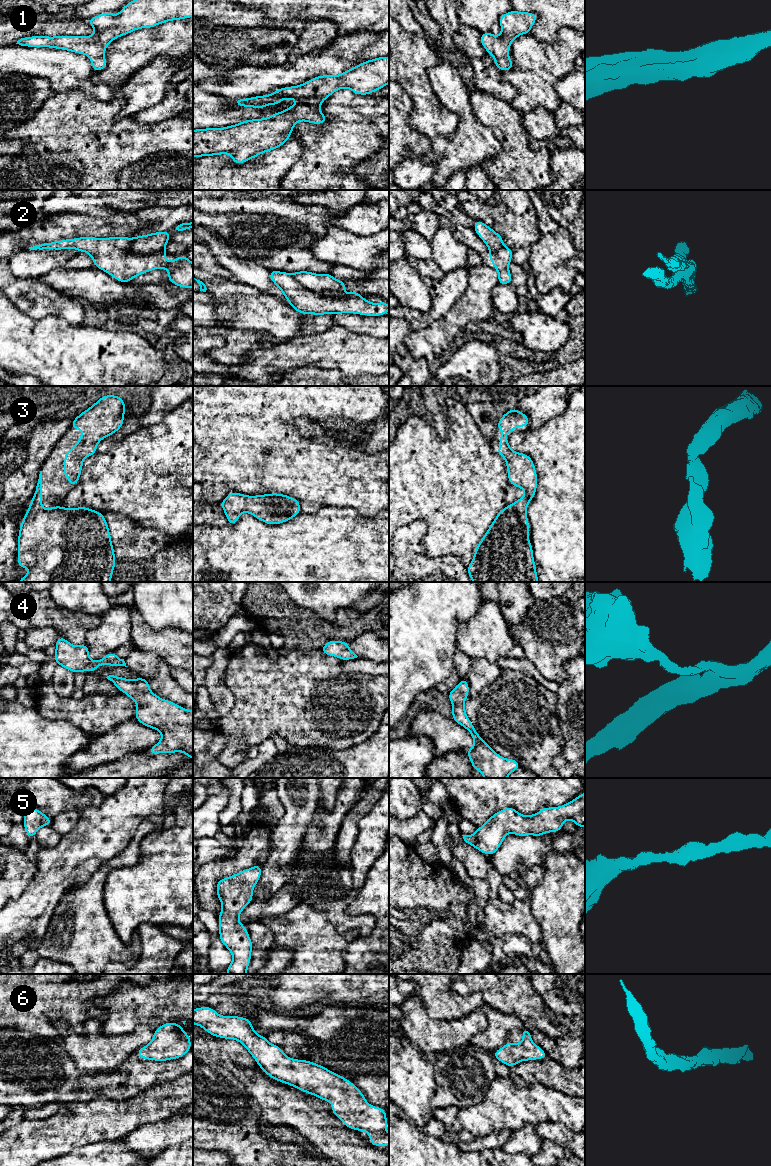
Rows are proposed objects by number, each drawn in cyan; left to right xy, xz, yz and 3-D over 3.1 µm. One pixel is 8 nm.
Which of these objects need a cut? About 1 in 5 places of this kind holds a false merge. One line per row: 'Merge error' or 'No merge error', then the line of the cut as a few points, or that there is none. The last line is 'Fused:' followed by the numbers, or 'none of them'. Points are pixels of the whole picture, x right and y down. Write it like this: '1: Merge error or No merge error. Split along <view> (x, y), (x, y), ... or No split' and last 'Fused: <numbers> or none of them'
1: No merge error. No split
2: Merge error. Split along xz (290, 274), (308, 289), (340, 298), (346, 298), (350, 295)
3: No merge error. No split
4: No merge error. No split
5: No merge error. No split
6: No merge error. No split
Fused: 2

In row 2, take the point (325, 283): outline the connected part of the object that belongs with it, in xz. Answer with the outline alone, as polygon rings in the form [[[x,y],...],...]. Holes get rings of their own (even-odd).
[[[297,271],[291,275],[308,290],[340,299],[350,296],[344,290],[347,282],[335,279],[330,273],[316,274],[310,271]]]

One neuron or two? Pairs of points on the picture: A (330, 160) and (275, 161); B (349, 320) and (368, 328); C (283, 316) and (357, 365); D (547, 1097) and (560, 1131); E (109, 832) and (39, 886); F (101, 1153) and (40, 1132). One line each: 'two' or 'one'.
A: two
B: one
C: two
D: two
E: one
F: two

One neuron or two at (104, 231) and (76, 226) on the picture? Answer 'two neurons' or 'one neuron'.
one neuron

